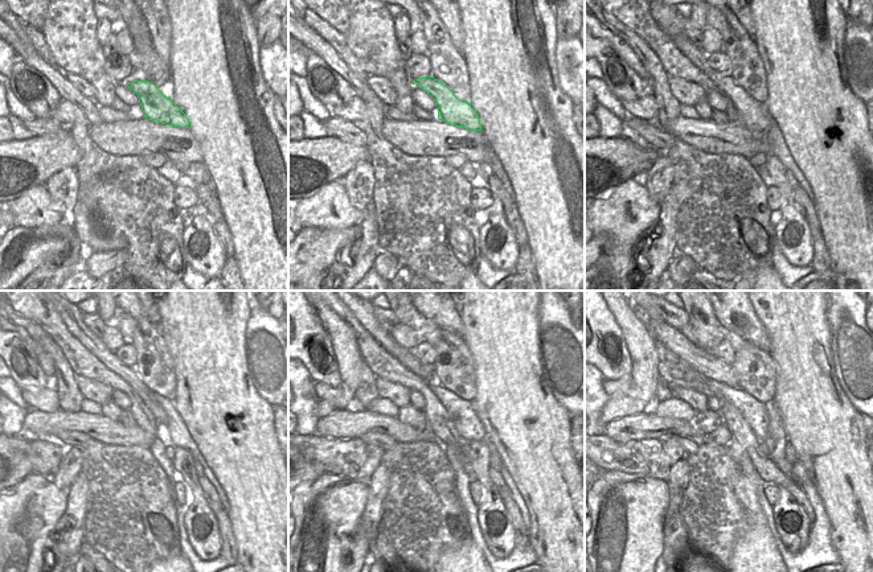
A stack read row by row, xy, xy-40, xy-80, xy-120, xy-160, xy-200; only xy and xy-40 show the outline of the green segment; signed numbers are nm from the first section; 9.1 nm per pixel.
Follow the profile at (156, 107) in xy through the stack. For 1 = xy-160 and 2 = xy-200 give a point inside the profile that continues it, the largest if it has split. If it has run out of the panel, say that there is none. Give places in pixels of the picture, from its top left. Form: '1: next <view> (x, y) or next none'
1: next xy-160 (367, 317)
2: next xy-200 (659, 317)

